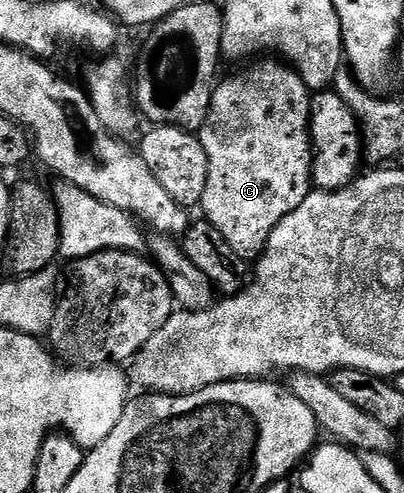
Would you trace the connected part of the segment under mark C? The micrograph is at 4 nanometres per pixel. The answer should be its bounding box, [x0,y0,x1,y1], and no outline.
[199,60,313,260]

